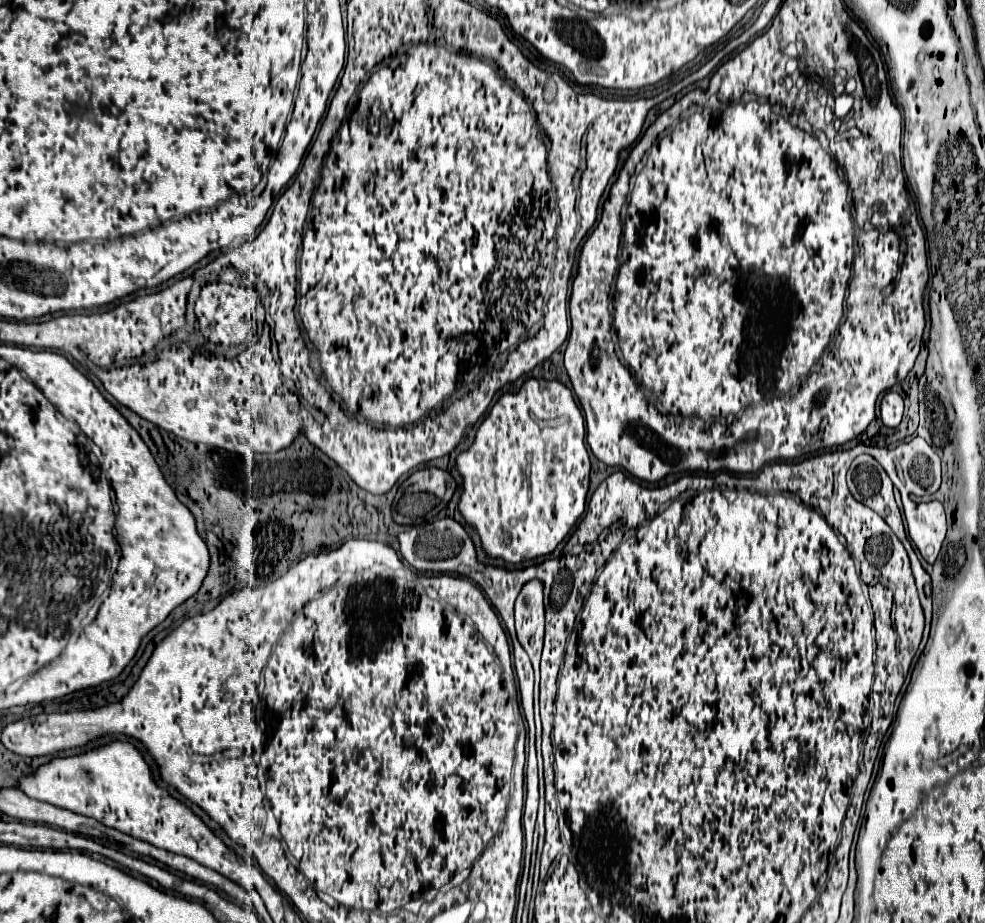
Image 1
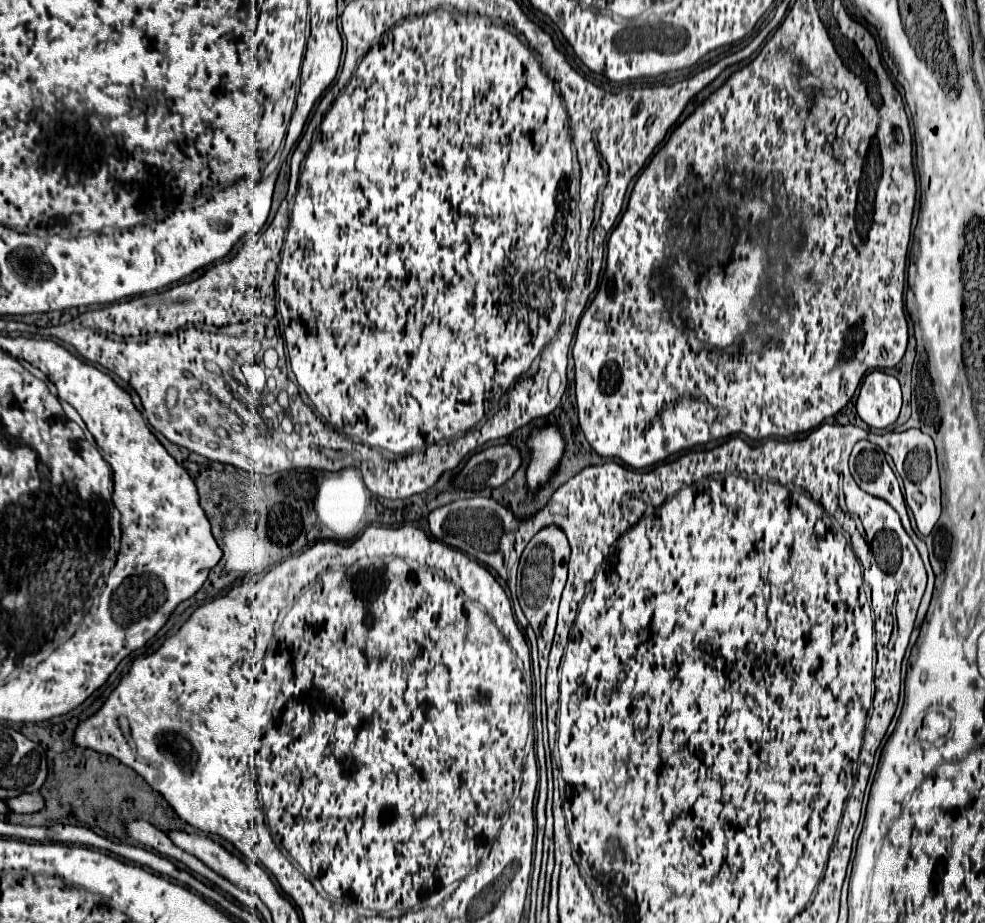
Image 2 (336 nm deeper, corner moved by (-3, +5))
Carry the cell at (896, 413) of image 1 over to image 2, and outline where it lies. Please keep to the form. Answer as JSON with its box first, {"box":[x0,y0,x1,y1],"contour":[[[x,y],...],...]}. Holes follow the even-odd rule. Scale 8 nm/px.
{"box":[857,370,901,428],"contour":[[[873,370],[863,378],[857,398],[859,418],[873,428],[891,426],[901,410],[901,386],[895,376]]]}

